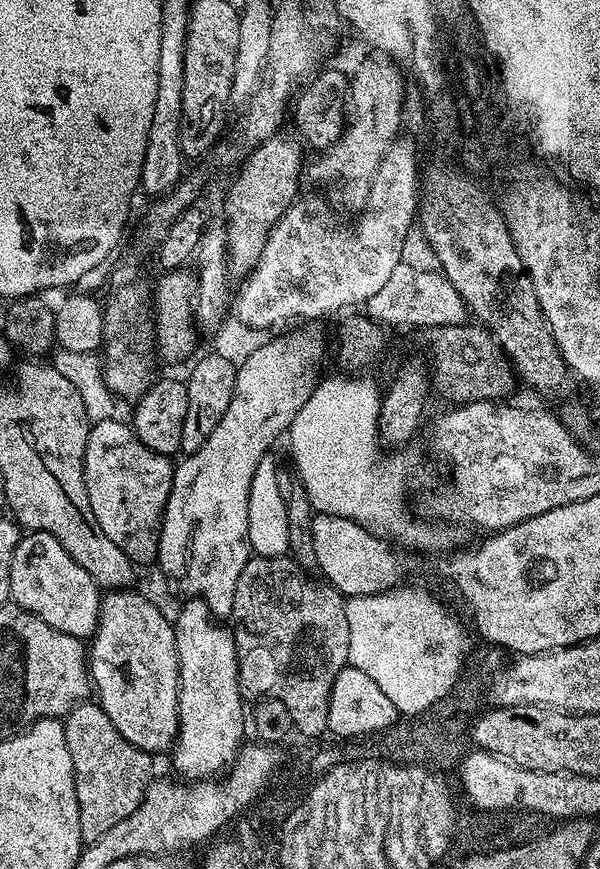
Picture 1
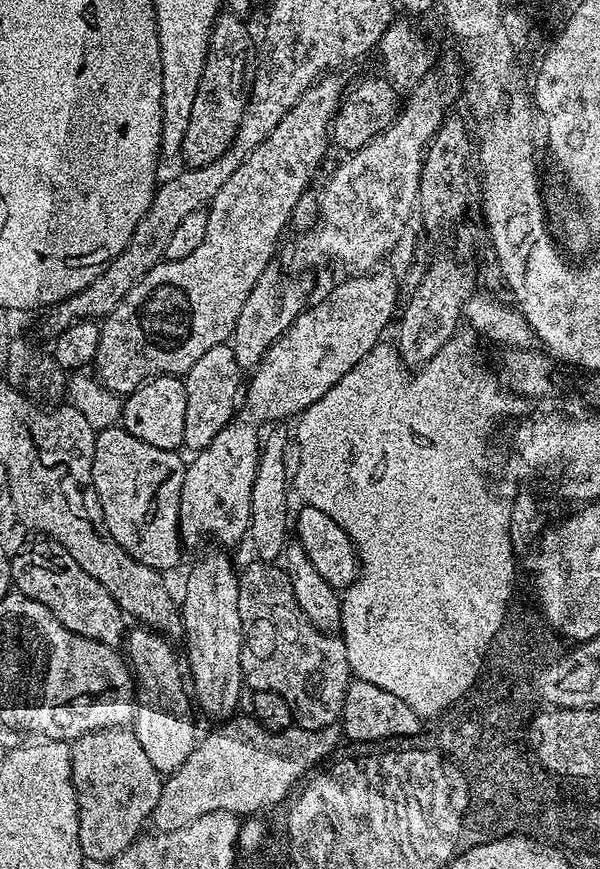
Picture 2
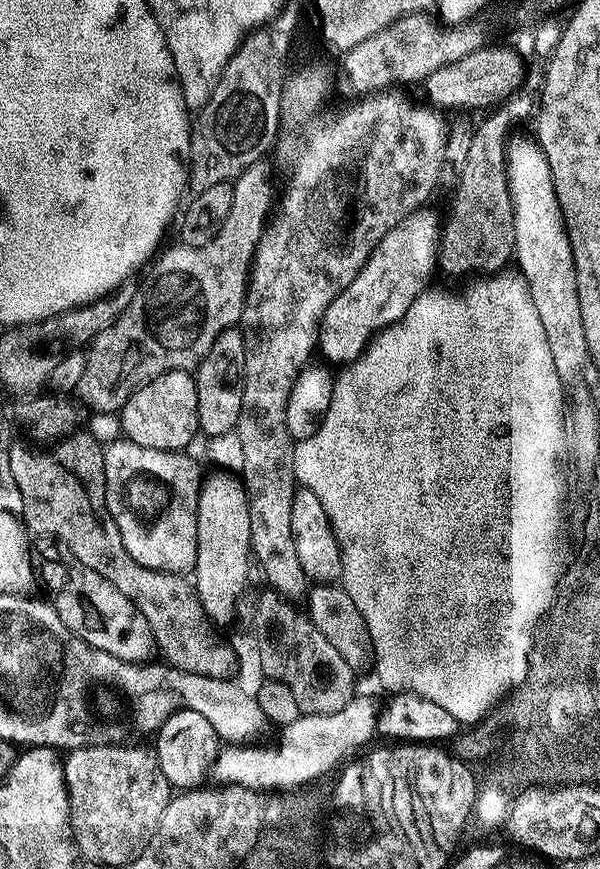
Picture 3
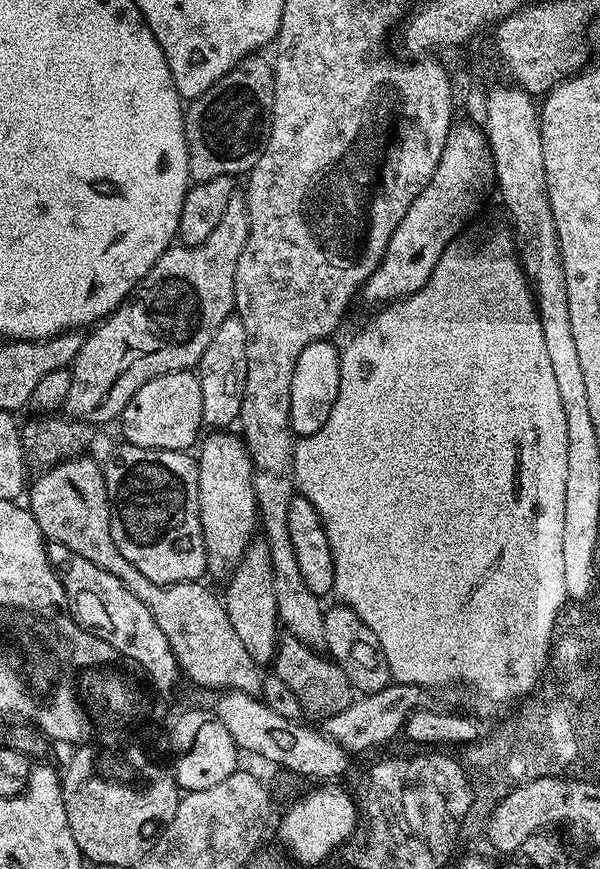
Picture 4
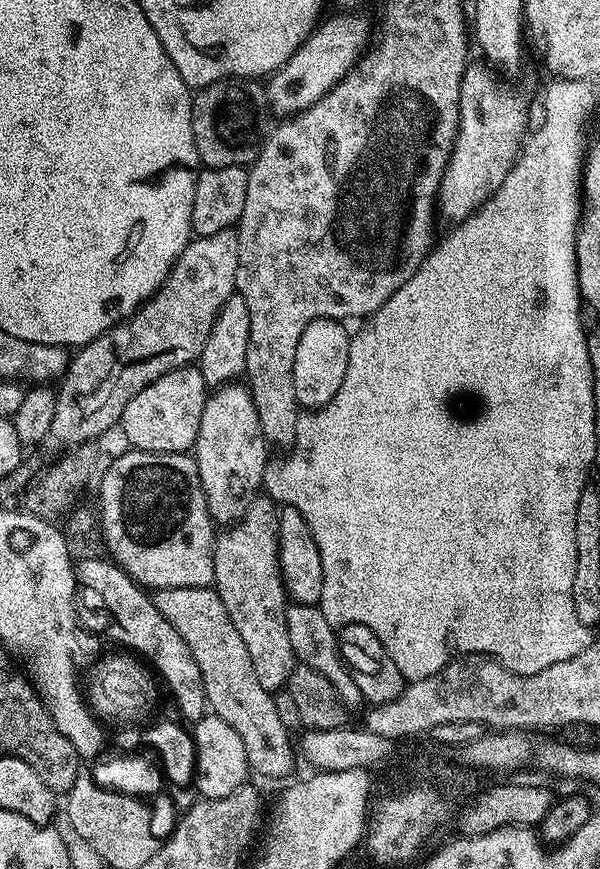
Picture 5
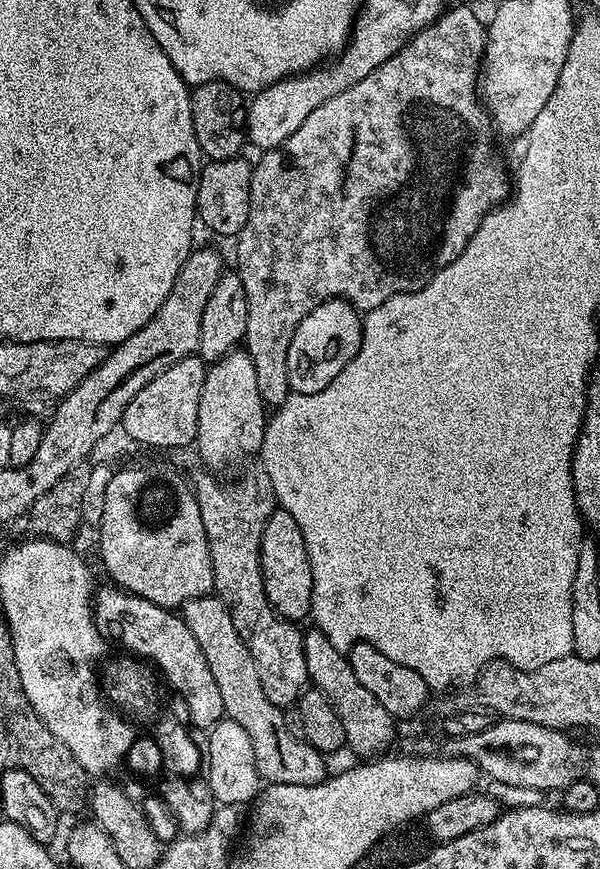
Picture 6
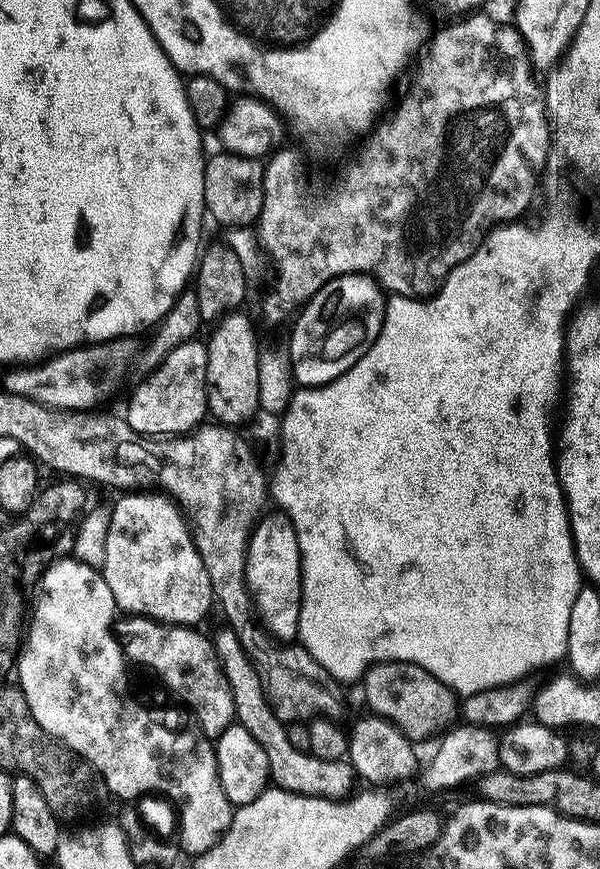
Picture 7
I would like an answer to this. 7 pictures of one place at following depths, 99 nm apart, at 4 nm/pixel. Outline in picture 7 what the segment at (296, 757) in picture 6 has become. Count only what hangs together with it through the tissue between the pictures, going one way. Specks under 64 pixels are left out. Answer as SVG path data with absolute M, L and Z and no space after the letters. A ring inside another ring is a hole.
M221 626L214 635L216 652L220 655L220 665L232 687L234 694L234 710L236 719L250 734L254 734L254 742L266 750L268 775L271 783L287 792L297 792L303 796L317 796L327 800L345 799L353 791L354 773L347 759L327 760L318 758L309 751L295 749L285 732L285 724L272 713L270 702L264 693L262 682L258 678L258 670L250 662L248 655L242 650L242 642L238 642L238 634L227 626Z

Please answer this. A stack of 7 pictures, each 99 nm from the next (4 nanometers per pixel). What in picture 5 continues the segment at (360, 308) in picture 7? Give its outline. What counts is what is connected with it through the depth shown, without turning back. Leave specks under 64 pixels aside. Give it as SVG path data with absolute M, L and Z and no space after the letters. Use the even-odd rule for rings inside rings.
M315 320L306 326L306 330L302 330L298 350L294 350L294 394L301 409L323 408L332 401L334 394L338 394L342 378L346 378L350 343L350 332L344 327L338 320Z

